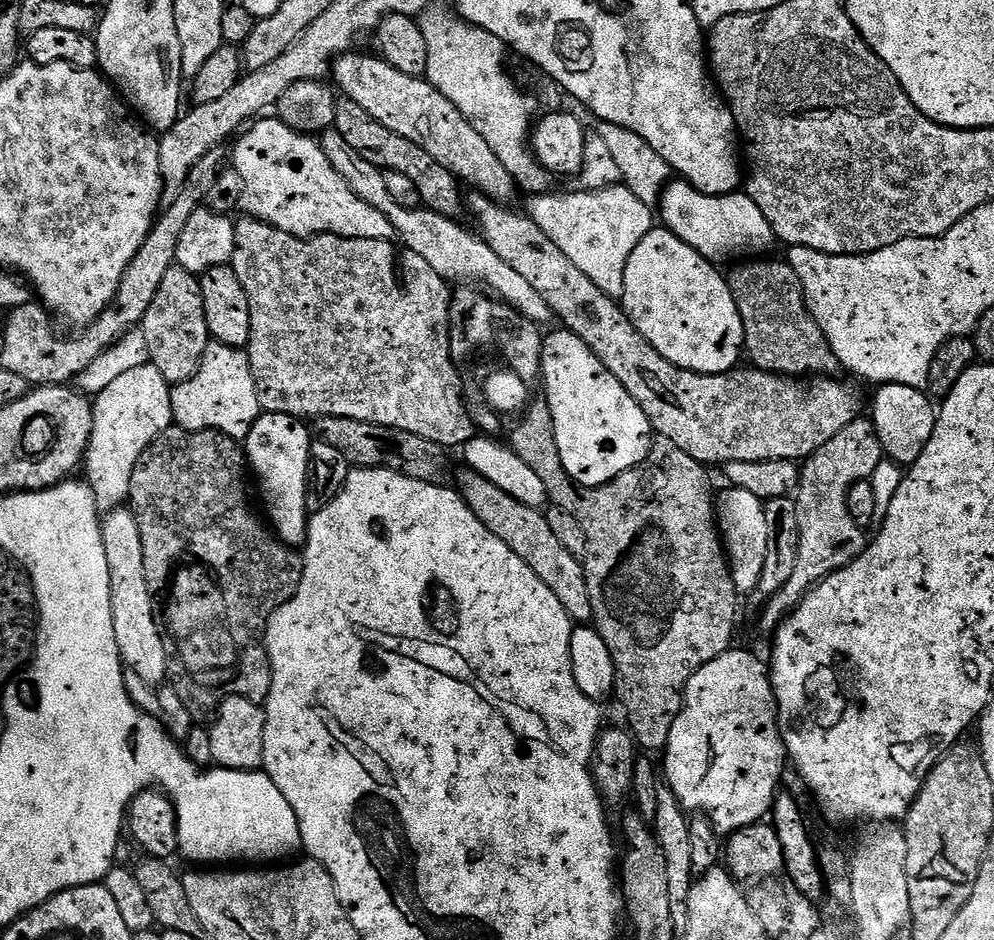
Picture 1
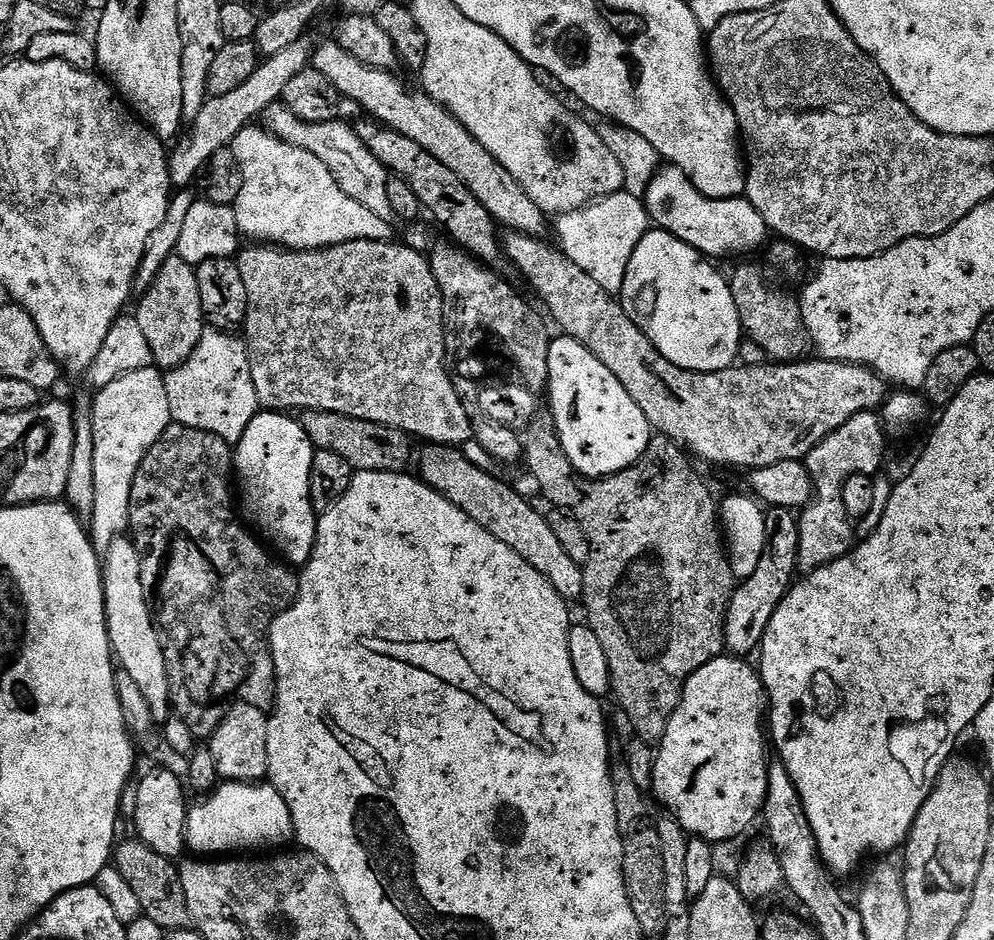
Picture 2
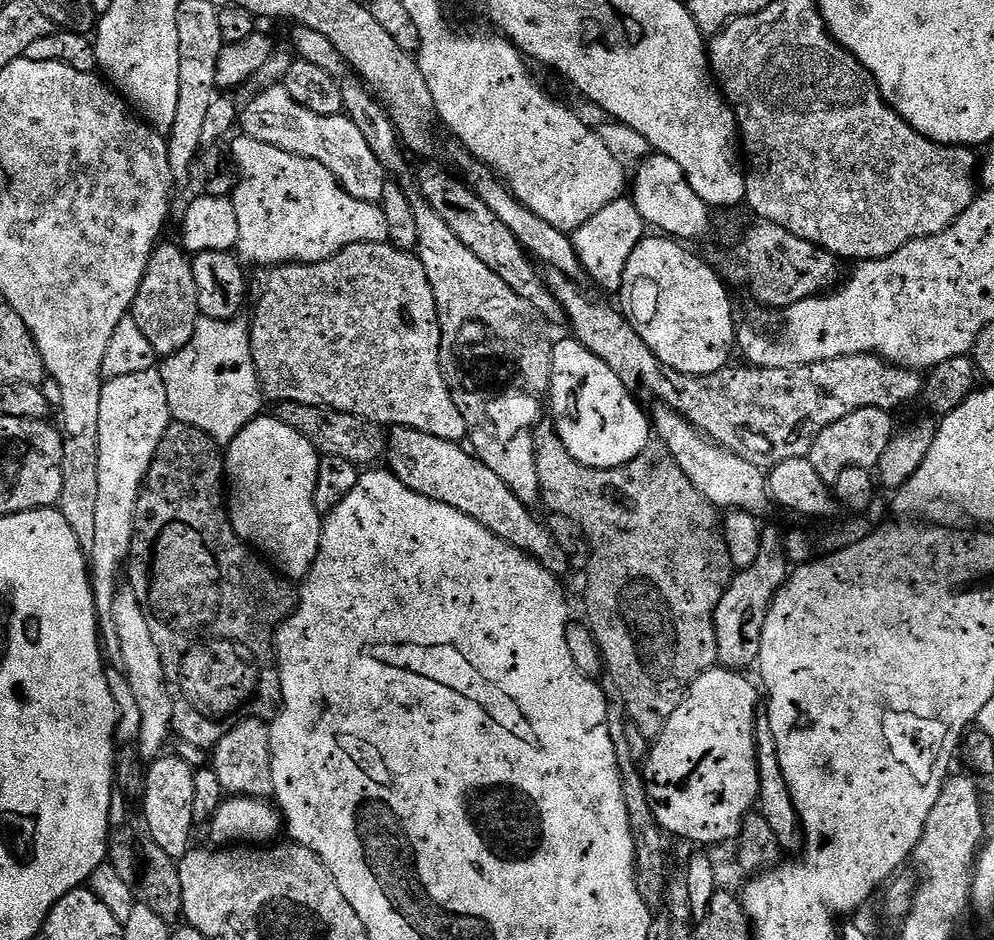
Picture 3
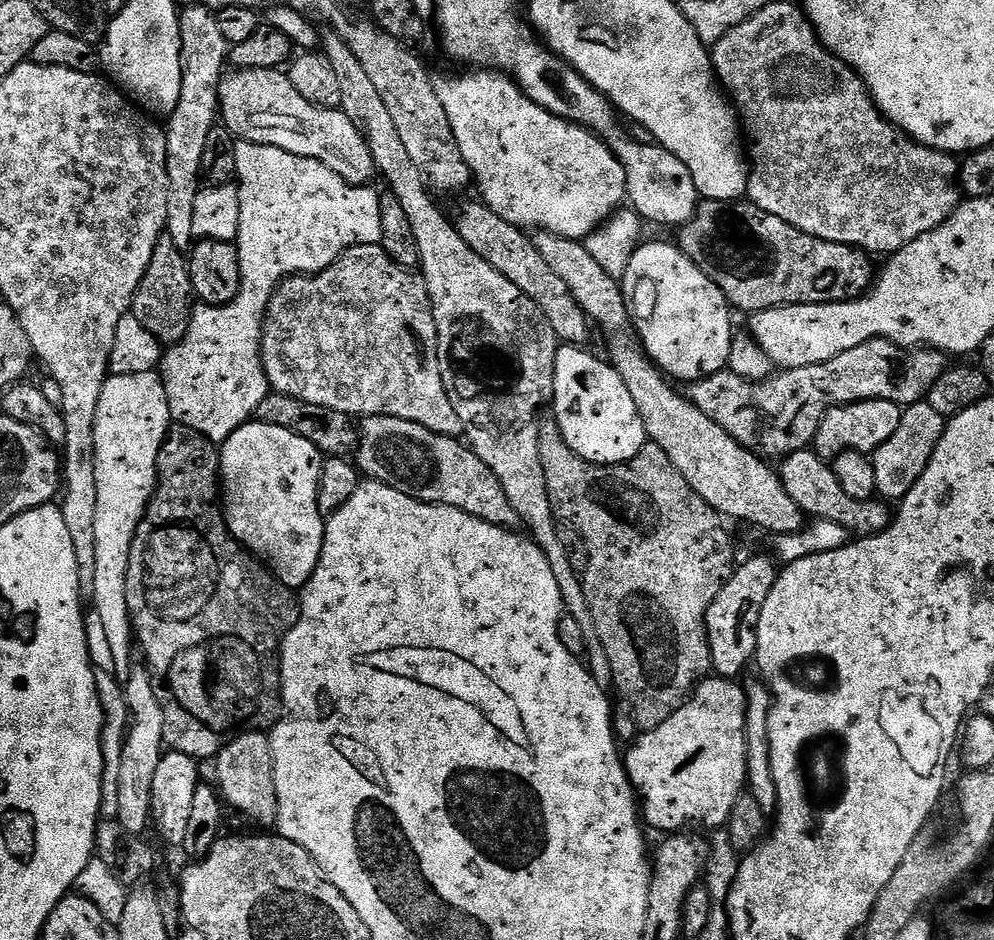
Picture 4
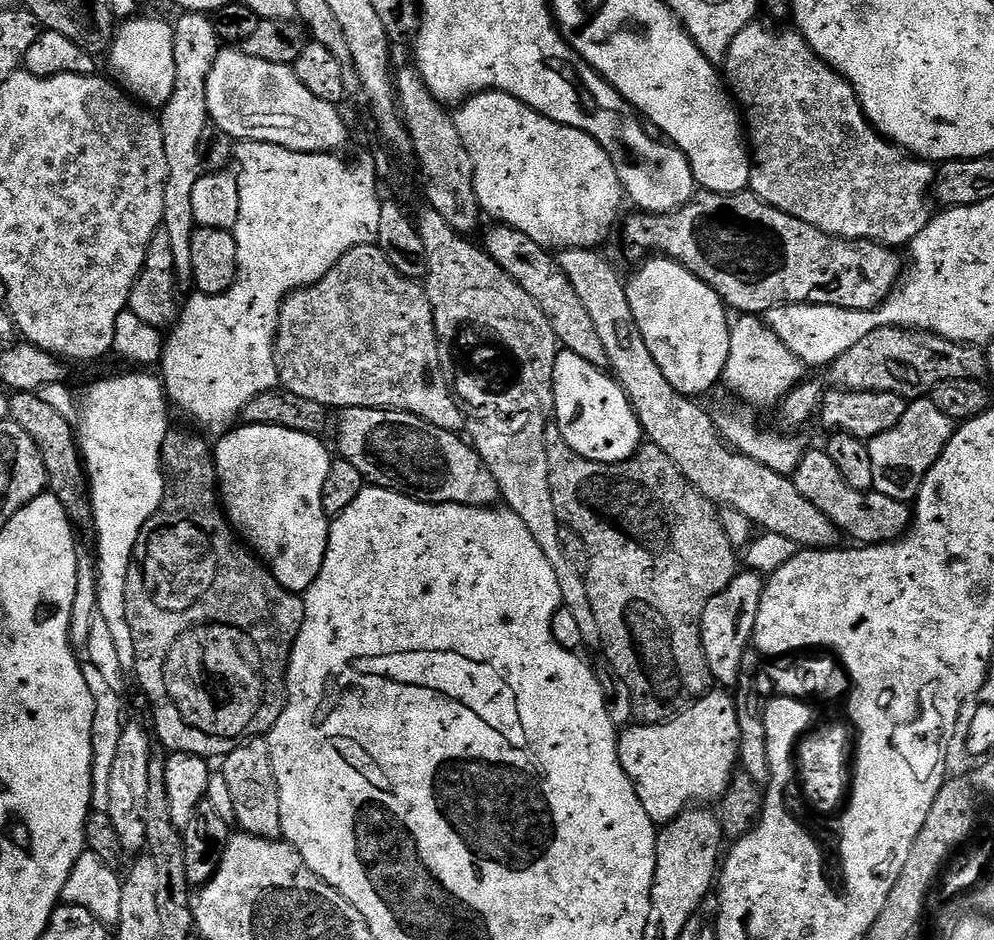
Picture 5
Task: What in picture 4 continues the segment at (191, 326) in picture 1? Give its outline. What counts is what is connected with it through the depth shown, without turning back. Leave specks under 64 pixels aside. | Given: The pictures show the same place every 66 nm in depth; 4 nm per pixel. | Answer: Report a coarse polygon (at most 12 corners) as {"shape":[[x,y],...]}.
{"shape":[[160,236],[132,316],[164,346],[190,326],[186,252]]}

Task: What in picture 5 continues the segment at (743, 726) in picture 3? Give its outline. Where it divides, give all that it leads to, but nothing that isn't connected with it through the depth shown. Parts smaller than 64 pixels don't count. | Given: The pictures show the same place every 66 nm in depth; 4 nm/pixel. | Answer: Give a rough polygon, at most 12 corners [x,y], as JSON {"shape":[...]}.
{"shape":[[712,690],[616,749],[657,826],[719,801],[738,768],[735,699]]}

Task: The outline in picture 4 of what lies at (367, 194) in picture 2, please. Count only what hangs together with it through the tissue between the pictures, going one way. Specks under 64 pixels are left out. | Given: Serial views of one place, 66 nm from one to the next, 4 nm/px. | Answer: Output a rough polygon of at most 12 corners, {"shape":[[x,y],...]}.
{"shape":[[287,71],[220,81],[223,126],[243,143],[314,158],[367,187],[376,163],[340,109]]}

